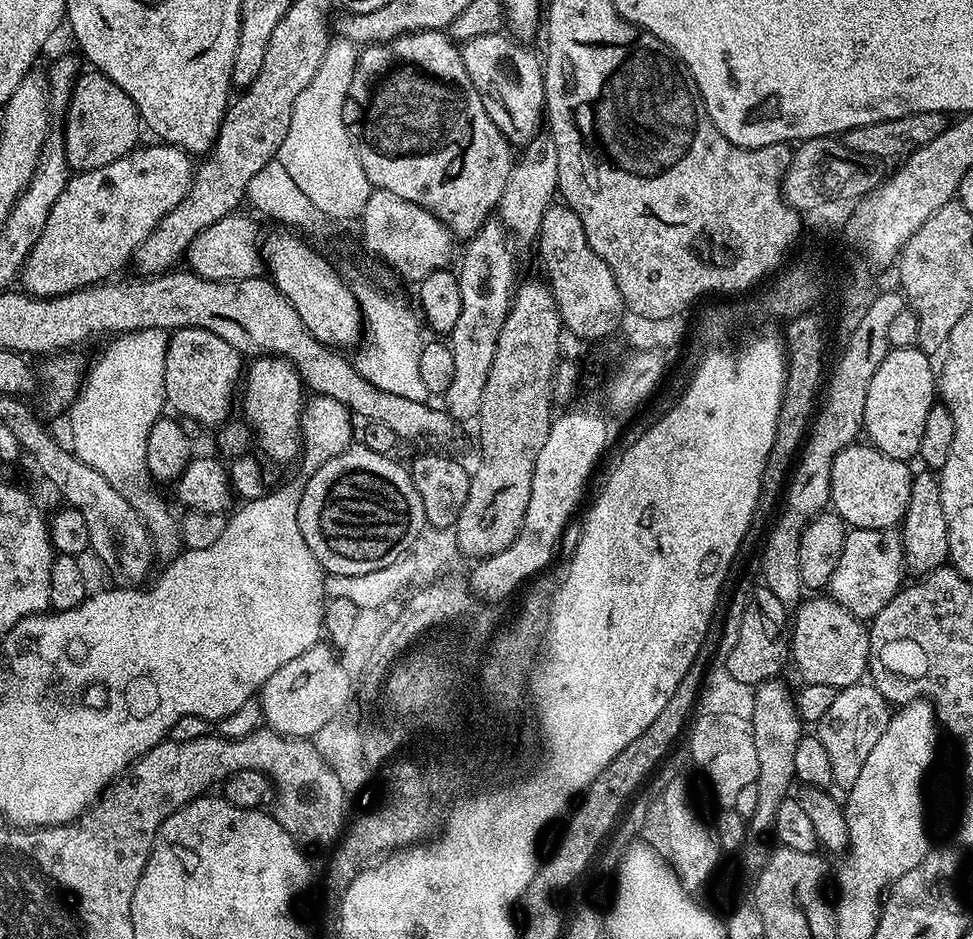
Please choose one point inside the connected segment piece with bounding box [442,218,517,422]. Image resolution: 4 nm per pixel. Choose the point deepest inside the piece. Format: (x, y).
(487, 270)

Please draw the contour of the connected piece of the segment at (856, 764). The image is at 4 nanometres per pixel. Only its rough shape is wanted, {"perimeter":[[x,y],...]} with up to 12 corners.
{"perimeter":[[871,682],[837,691],[815,725],[844,790],[888,725]]}

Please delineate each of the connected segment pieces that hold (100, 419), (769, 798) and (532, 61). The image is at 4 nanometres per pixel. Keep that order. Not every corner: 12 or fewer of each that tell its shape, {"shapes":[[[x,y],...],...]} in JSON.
{"shapes":[[[169,333],[120,334],[67,409],[71,451],[134,506],[157,557],[181,551],[152,492]],[[755,685],[759,768],[753,833],[775,829],[797,783],[802,735],[793,689]],[[503,31],[463,41],[462,66],[513,146],[542,132],[540,58]]]}

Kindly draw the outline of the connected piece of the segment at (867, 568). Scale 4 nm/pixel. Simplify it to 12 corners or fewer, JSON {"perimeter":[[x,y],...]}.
{"perimeter":[[852,528],[826,592],[868,622],[905,583],[896,528]]}

